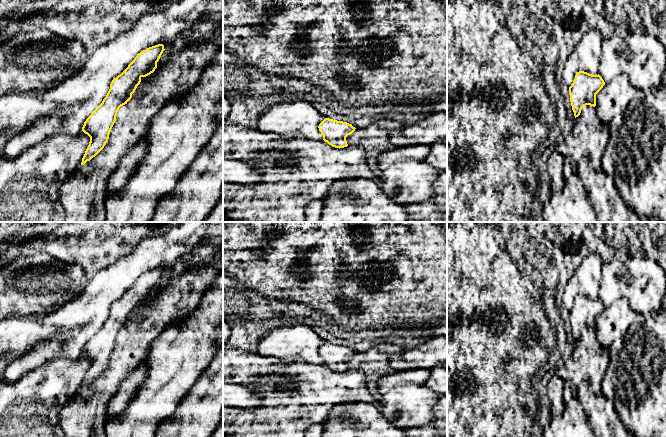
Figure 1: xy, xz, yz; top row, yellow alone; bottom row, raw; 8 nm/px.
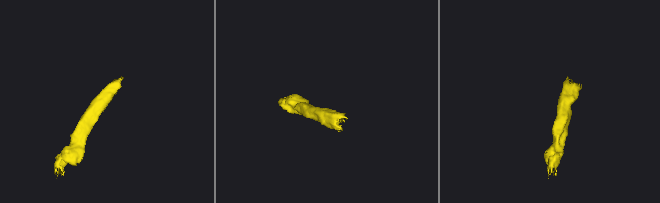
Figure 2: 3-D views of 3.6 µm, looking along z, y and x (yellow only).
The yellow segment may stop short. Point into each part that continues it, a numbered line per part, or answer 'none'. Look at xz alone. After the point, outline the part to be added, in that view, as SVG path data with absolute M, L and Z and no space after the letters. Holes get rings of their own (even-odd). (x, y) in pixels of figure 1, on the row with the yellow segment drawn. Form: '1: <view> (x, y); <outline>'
none

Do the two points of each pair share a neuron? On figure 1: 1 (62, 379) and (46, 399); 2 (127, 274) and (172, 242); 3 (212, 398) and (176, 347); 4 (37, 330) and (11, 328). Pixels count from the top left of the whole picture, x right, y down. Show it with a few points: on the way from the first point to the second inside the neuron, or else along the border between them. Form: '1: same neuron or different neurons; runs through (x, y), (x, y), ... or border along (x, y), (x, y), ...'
1: same neuron; runs through (57, 384), (51, 394)
2: same neuron; runs through (138, 263), (150, 253), (161, 251)
3: different neurons; border along (212, 358), (184, 396)
4: same neuron; runs through (31, 330), (17, 330)

